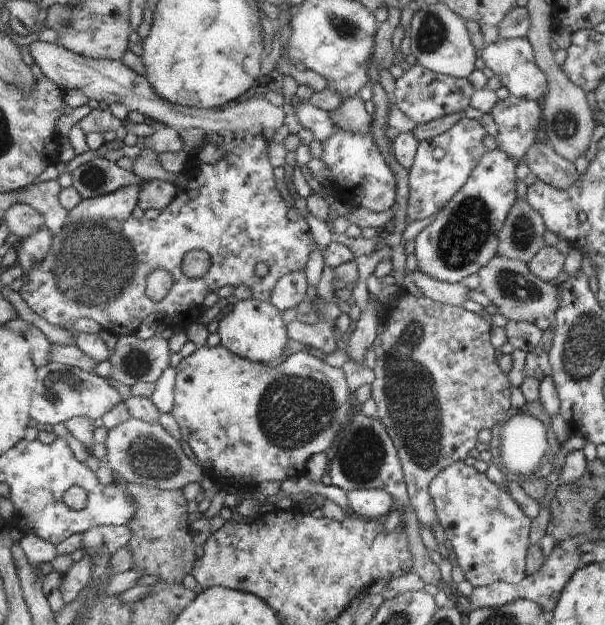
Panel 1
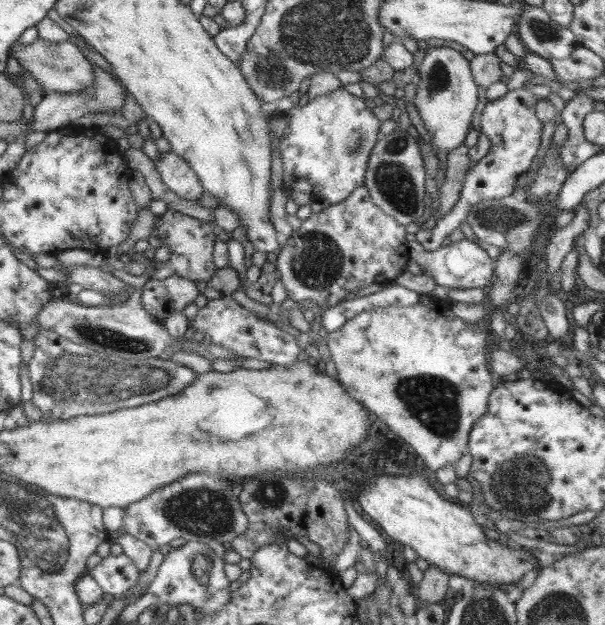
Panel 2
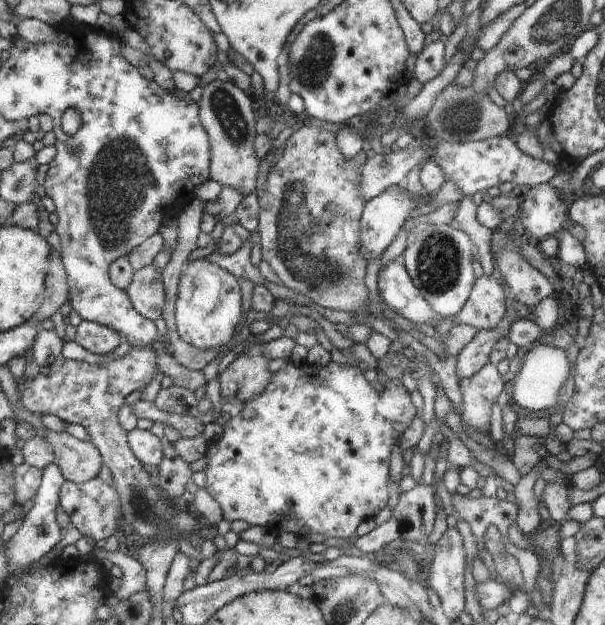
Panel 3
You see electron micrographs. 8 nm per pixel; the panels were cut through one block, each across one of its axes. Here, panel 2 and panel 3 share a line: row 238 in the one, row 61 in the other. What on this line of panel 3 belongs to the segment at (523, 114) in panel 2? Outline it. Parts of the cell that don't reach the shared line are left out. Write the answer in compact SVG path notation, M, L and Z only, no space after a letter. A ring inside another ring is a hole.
M440 41L426 42L418 58L414 60L413 76L423 85L434 80L447 66L444 56L445 44Z

